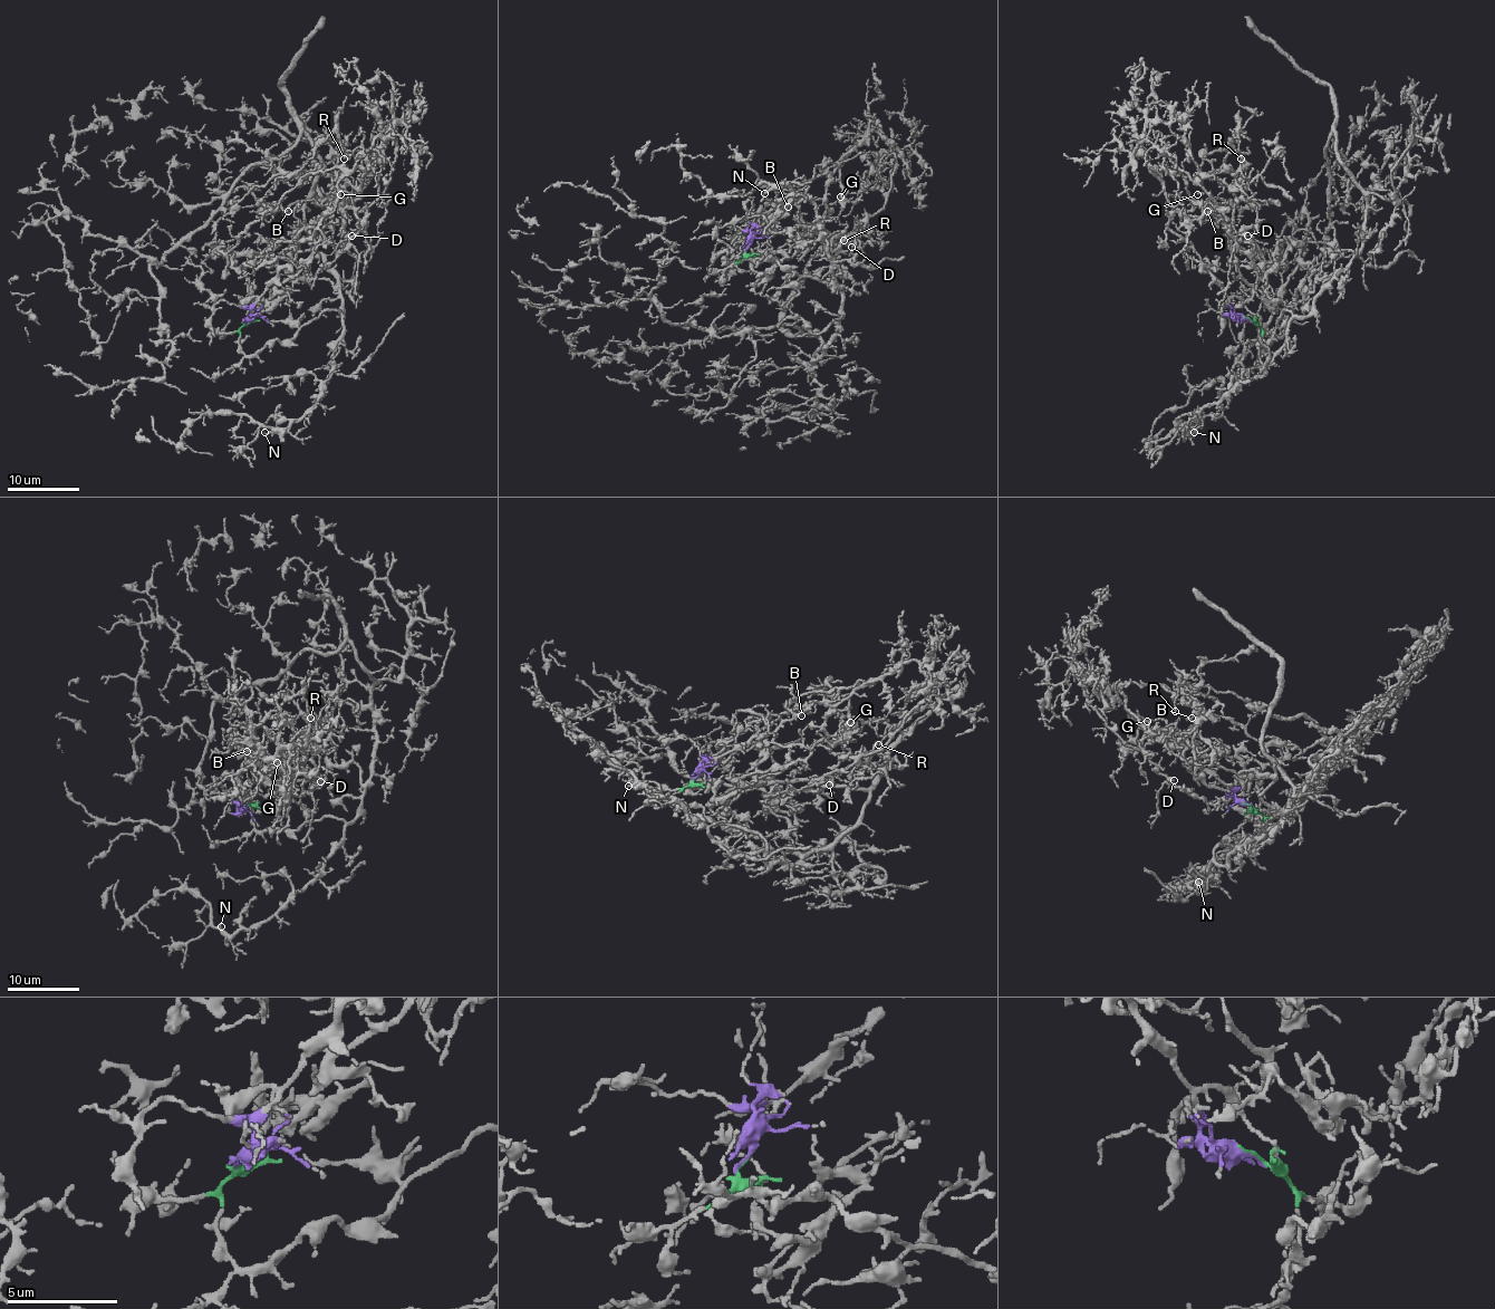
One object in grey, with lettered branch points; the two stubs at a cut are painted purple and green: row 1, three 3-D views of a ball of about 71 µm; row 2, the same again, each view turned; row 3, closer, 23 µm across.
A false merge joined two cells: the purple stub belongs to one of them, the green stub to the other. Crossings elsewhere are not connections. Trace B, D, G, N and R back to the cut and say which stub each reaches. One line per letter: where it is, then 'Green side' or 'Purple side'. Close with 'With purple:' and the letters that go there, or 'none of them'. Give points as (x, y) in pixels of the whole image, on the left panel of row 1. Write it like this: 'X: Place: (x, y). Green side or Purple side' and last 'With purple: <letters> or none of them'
B: Place: (288, 211). Purple side
D: Place: (351, 236). Purple side
G: Place: (340, 194). Purple side
N: Place: (264, 432). Green side
R: Place: (344, 159). Purple side
With purple: B, D, G, R

